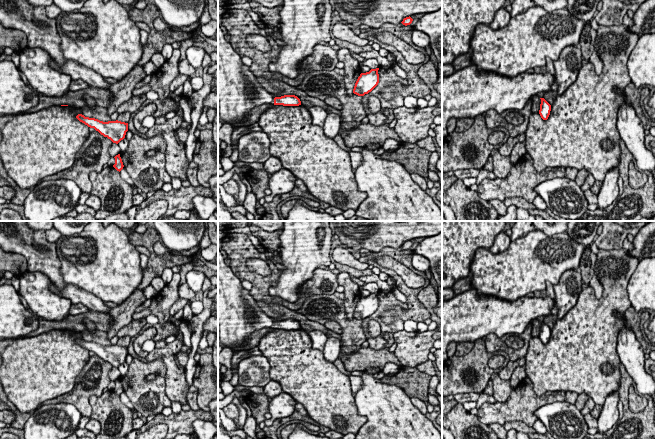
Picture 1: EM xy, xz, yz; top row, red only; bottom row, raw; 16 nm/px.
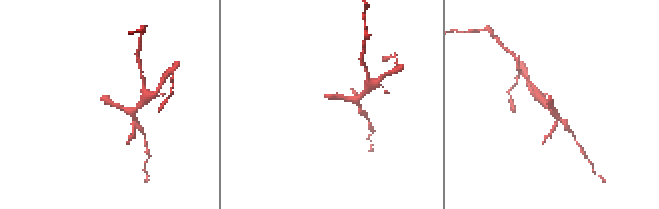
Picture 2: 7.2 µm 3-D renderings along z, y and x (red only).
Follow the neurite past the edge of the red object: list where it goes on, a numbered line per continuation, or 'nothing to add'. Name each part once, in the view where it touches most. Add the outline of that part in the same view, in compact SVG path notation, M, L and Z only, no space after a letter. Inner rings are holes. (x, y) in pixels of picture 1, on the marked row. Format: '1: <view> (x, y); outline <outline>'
1: xz (239, 91); outline M218 24L218 118L234 128L248 126L244 123L246 115L254 107L264 104L273 105L273 94L265 90L242 62L242 57L234 50L231 43L225 40L225 33Z

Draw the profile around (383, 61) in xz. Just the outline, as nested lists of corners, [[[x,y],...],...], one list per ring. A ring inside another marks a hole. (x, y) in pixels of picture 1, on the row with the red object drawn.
[[[376,50],[361,52],[359,53],[359,56],[365,60],[374,58],[379,62],[379,65],[382,66],[393,66],[395,64],[393,62],[390,62],[386,57],[380,56],[379,52]]]

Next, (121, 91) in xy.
[[[136,65],[122,80],[110,86],[109,90],[112,102],[107,107],[108,115],[116,112],[121,104],[128,101],[133,96],[132,93],[136,84],[141,82],[146,76],[143,66]]]

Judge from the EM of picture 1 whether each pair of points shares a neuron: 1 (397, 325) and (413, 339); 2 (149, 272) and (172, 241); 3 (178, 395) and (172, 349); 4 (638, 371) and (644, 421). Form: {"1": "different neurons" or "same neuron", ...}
{"1": "different neurons", "2": "different neurons", "3": "same neuron", "4": "different neurons"}

